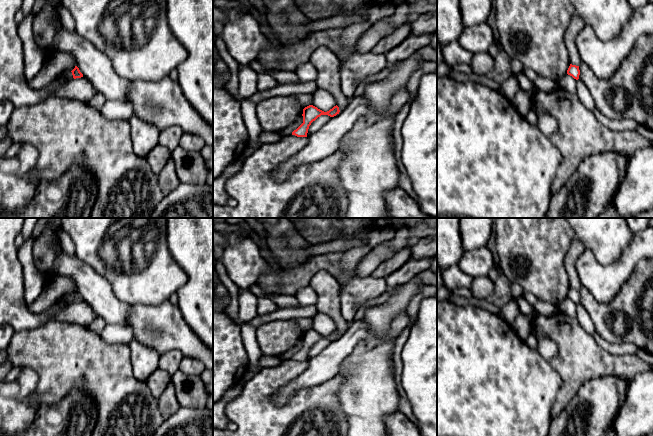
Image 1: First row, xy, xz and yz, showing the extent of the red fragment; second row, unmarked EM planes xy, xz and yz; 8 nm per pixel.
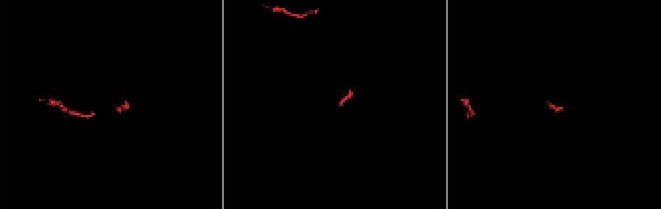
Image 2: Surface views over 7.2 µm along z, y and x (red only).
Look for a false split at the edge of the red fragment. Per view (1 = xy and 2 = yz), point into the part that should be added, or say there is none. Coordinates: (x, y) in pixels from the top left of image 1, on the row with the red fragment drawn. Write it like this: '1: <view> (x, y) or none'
1: none
2: none

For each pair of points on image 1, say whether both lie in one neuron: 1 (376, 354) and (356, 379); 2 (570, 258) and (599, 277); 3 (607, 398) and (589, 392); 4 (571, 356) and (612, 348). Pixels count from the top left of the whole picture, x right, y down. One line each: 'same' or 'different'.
1: same
2: different
3: same
4: different

